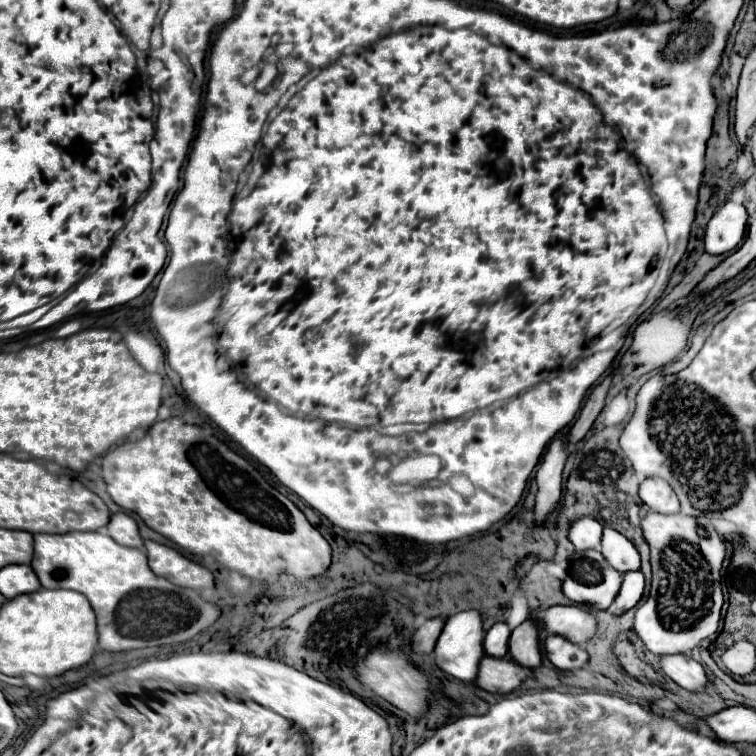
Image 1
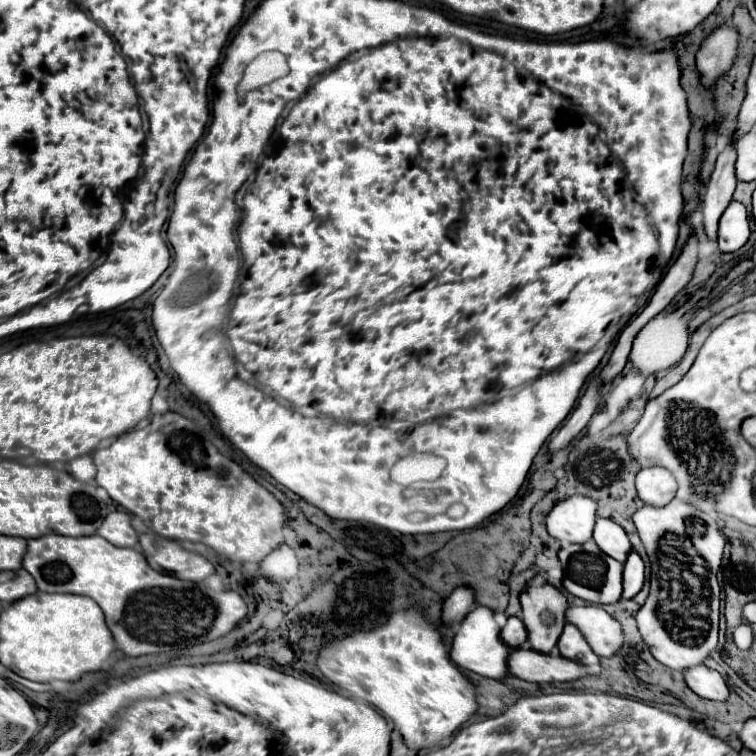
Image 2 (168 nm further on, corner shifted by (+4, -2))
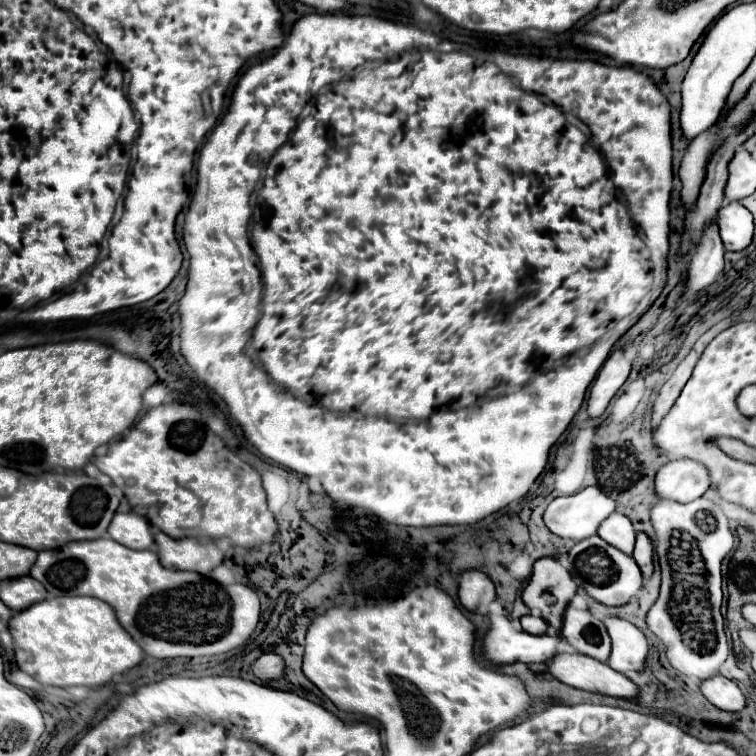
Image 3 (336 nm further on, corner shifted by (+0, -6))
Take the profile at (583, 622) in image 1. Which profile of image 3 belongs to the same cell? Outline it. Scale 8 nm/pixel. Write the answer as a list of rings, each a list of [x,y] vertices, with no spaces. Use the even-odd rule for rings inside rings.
[[[605,618],[603,624],[611,636],[611,656],[607,664],[617,672],[643,670],[647,656],[647,640],[637,626],[621,618]]]

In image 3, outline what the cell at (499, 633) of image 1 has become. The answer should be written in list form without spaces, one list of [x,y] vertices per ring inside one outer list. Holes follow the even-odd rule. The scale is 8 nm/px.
[[[523,616],[521,618],[521,626],[529,634],[545,634],[547,632],[547,624],[539,616]]]

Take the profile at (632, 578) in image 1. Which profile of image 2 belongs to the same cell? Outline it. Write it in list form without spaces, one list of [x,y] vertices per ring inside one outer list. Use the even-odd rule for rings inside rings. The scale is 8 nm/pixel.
[[[631,550],[629,558],[625,562],[625,574],[623,574],[623,596],[621,598],[633,598],[635,594],[639,594],[639,590],[643,588],[645,582],[645,564],[641,560],[641,556]]]

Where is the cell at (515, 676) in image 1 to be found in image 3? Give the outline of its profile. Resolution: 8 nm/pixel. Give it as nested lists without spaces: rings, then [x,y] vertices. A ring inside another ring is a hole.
[[[555,654],[545,666],[555,680],[573,688],[621,698],[637,696],[637,686],[629,678],[583,654]]]

